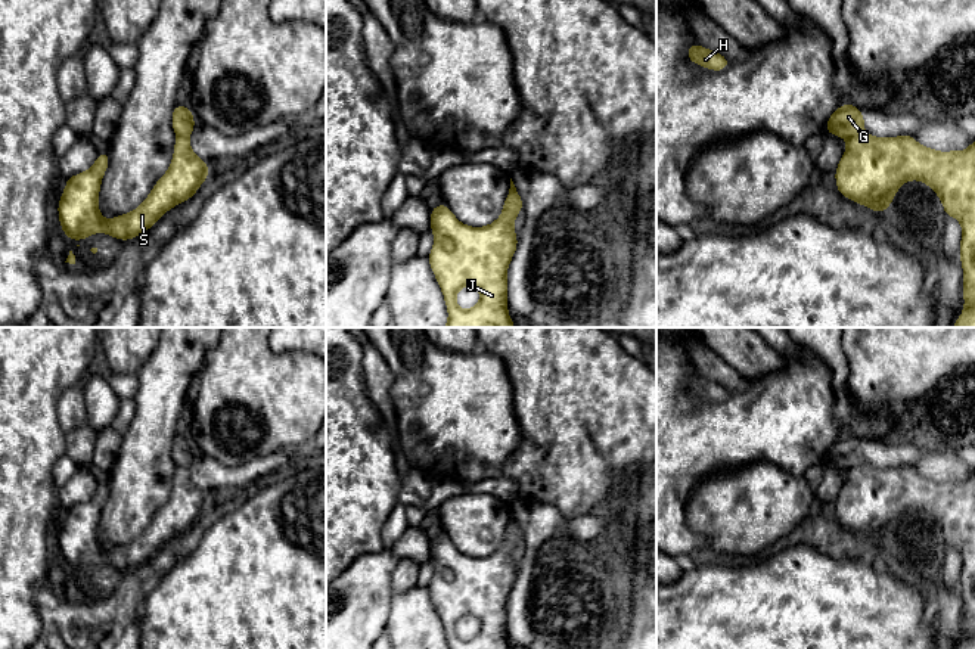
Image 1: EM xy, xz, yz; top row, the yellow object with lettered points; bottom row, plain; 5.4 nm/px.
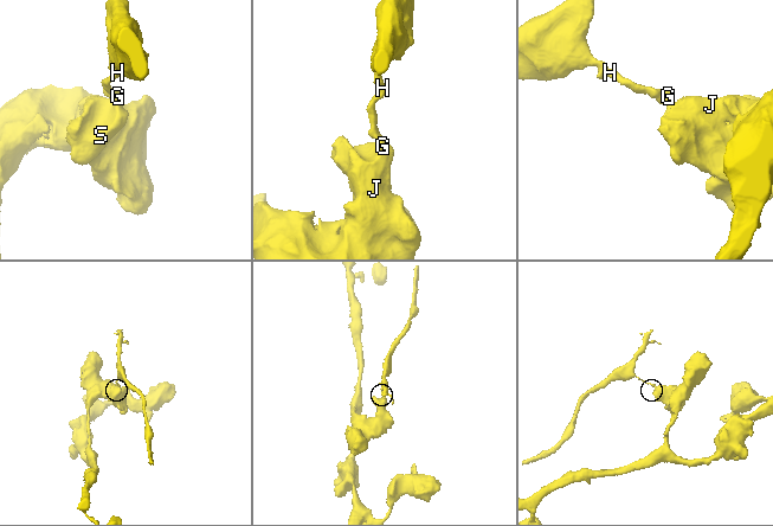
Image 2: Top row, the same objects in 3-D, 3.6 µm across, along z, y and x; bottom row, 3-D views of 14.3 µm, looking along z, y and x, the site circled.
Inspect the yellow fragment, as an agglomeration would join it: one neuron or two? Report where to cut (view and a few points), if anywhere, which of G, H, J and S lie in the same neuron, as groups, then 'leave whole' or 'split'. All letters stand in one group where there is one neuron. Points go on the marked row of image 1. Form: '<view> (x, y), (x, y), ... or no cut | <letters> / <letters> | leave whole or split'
yz (862, 132), (847, 139) | G H / J S | split

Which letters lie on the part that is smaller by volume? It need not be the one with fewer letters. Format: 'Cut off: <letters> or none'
Cut off: G, H

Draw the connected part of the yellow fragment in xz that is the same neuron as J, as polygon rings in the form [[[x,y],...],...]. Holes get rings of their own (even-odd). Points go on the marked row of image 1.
[[[509,192],[502,215],[485,227],[465,226],[444,202],[431,209],[431,232],[435,242],[428,260],[448,311],[448,322],[443,327],[515,327],[507,313],[506,274],[518,248],[513,221],[522,208],[522,198]],[[466,285],[478,288],[481,298],[475,307],[462,310],[456,304],[456,294]]]

